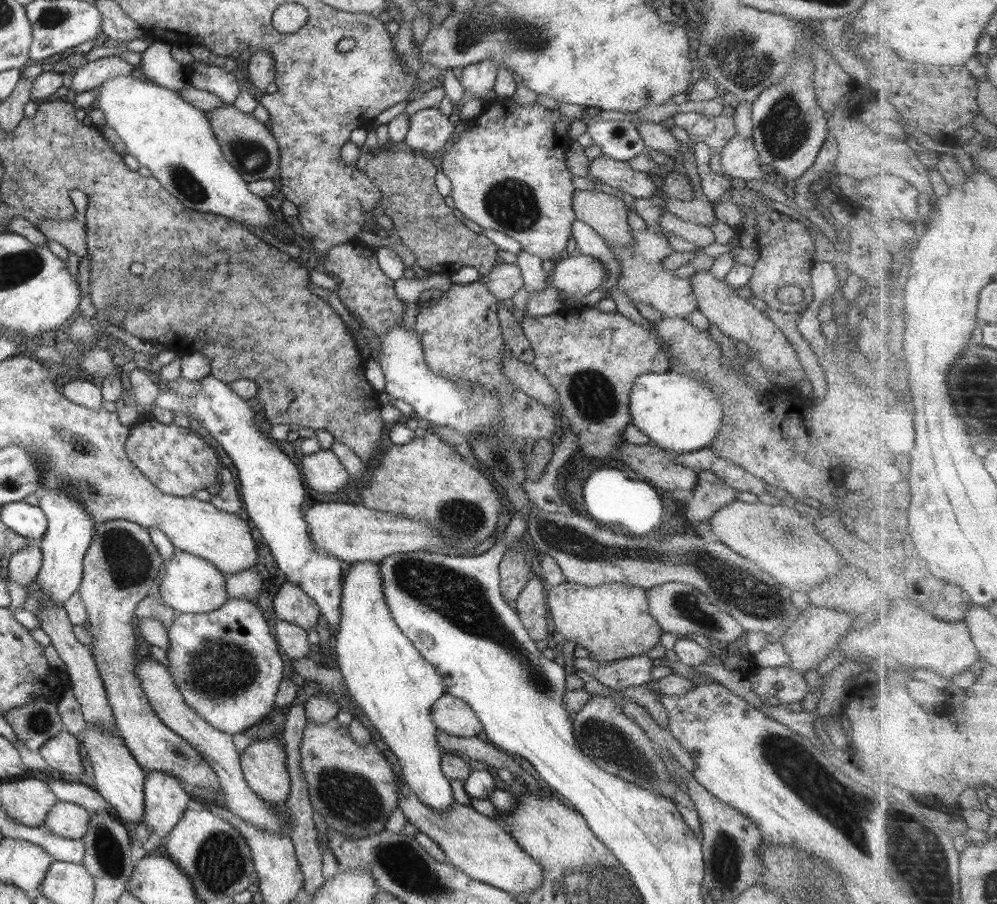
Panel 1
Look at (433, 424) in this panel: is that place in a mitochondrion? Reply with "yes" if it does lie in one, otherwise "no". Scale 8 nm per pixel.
no

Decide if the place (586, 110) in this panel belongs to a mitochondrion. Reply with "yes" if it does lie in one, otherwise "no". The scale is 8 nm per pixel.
no

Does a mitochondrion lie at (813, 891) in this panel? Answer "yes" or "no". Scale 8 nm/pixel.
yes

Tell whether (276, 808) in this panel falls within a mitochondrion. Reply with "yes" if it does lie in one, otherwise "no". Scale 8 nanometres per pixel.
no

